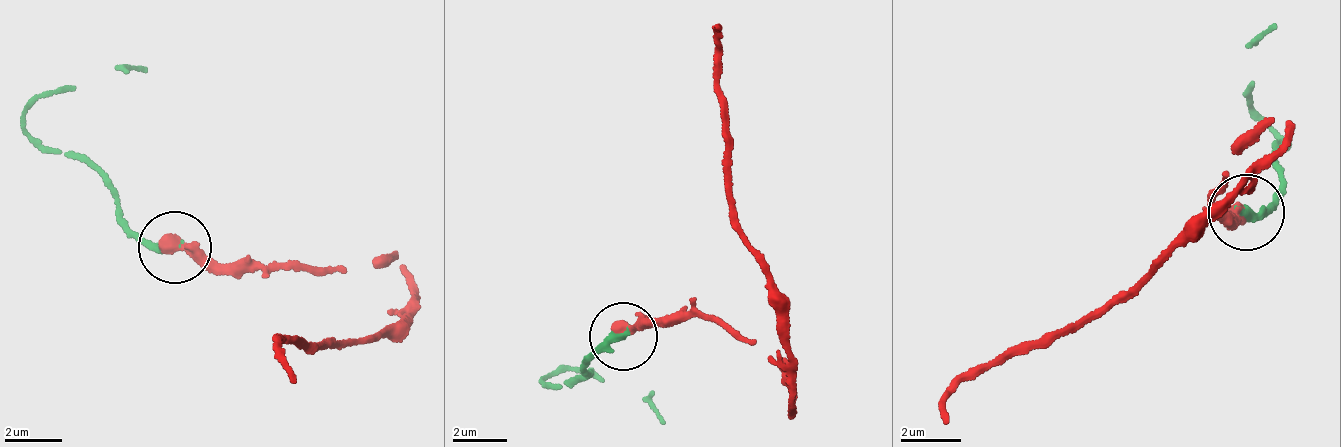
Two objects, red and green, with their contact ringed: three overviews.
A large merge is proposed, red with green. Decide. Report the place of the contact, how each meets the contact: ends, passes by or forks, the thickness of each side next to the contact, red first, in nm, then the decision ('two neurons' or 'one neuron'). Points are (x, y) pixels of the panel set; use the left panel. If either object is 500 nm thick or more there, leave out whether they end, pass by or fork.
(174, 247) | red ends | green ends | 460/300 nm | one neuron

